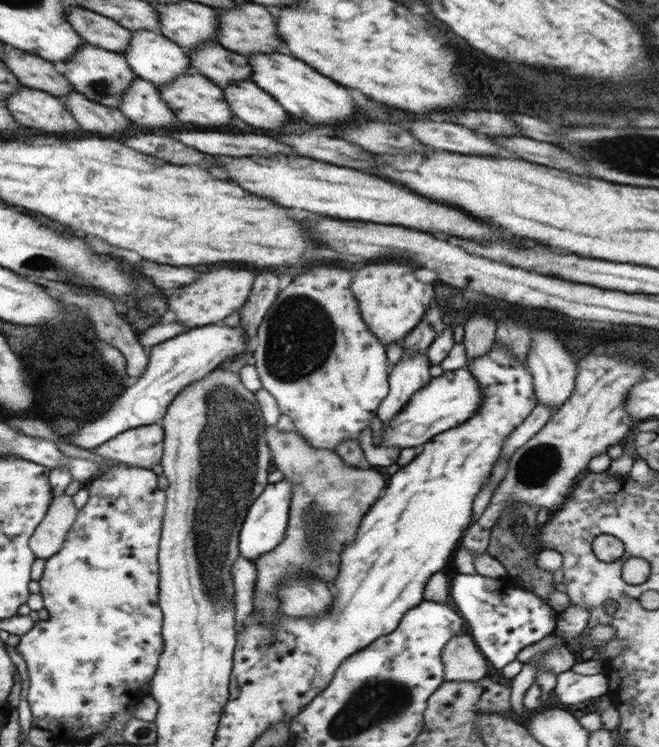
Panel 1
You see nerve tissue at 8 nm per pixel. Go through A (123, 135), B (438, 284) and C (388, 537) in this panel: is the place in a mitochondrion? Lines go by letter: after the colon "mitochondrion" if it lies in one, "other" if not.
A: other
B: other
C: other

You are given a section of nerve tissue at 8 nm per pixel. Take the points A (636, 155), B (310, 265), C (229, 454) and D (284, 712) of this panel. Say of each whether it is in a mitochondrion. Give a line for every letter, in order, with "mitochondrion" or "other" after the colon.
A: mitochondrion
B: other
C: mitochondrion
D: other

